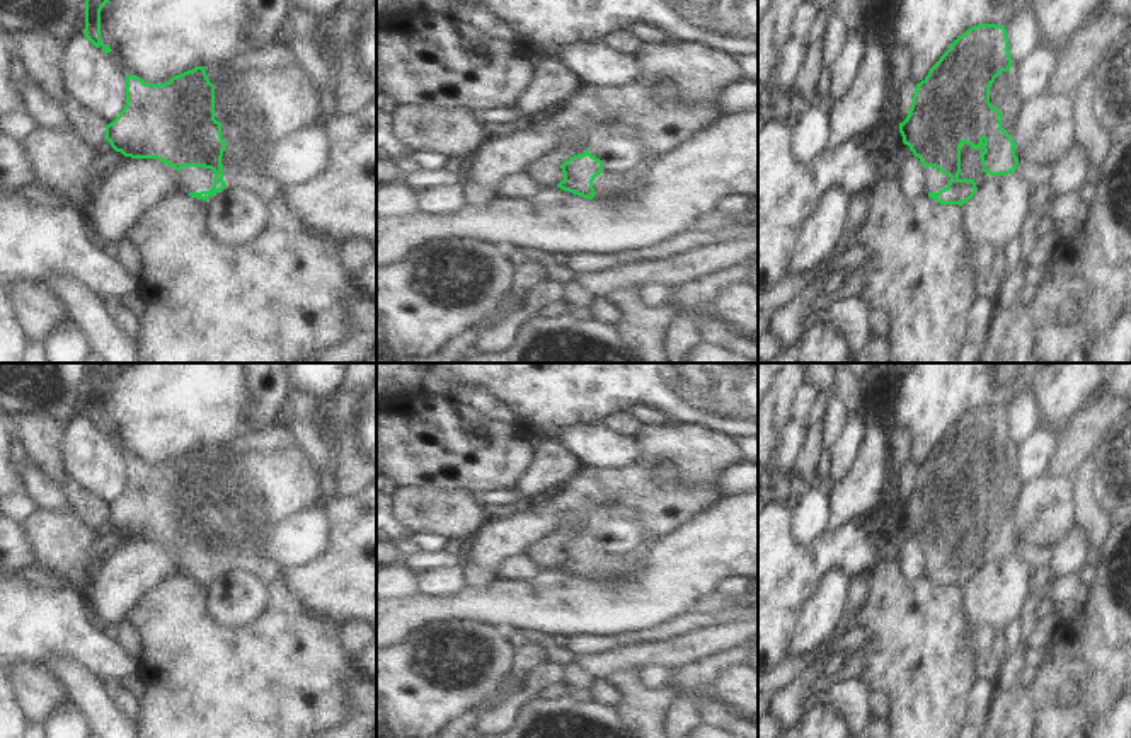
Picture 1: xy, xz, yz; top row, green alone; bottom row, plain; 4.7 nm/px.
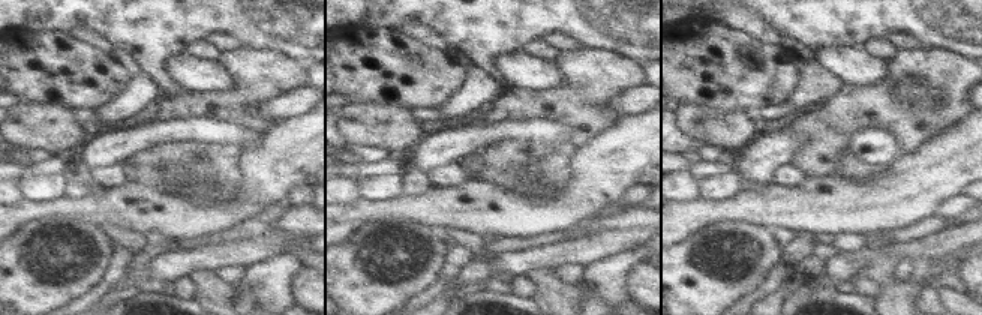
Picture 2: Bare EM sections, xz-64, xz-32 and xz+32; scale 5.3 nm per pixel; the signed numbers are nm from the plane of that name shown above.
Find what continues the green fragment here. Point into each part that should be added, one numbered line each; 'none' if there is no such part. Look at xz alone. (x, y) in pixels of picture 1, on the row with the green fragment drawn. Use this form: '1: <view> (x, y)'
none.

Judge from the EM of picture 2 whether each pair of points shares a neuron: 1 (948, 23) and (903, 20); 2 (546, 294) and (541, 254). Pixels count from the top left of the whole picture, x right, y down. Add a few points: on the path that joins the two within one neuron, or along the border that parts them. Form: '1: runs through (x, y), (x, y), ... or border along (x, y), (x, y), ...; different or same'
1: runs through (937, 20), (913, 20); same
2: border along (552, 269), (534, 269), (523, 275); different

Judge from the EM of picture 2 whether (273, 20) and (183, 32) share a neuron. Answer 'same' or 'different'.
same

